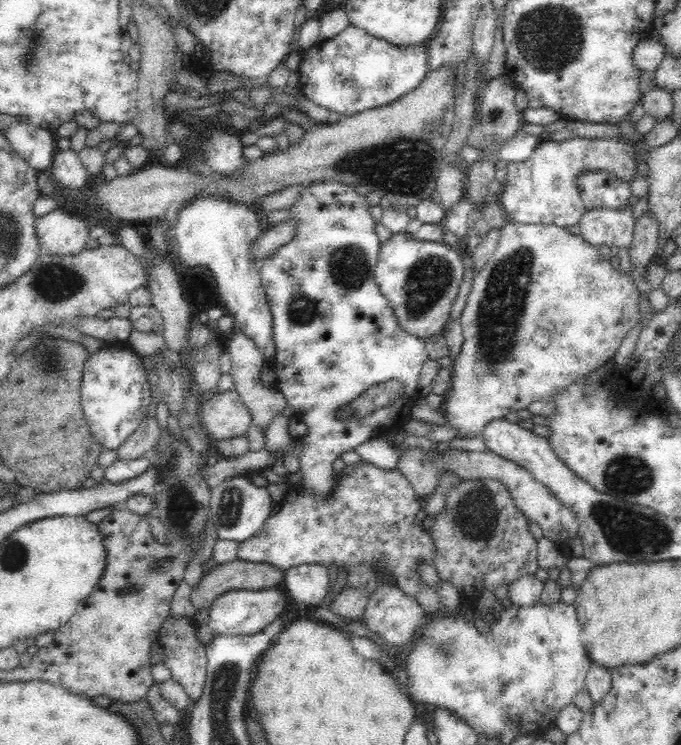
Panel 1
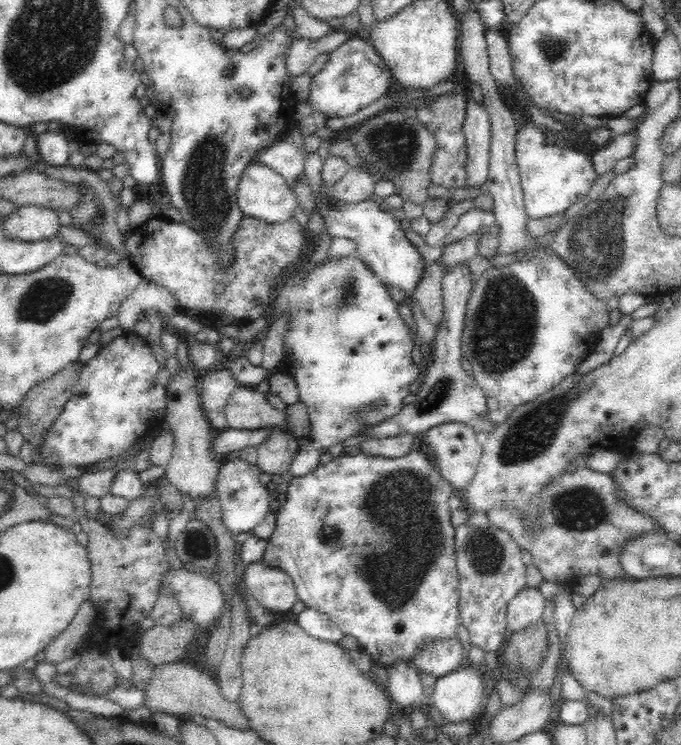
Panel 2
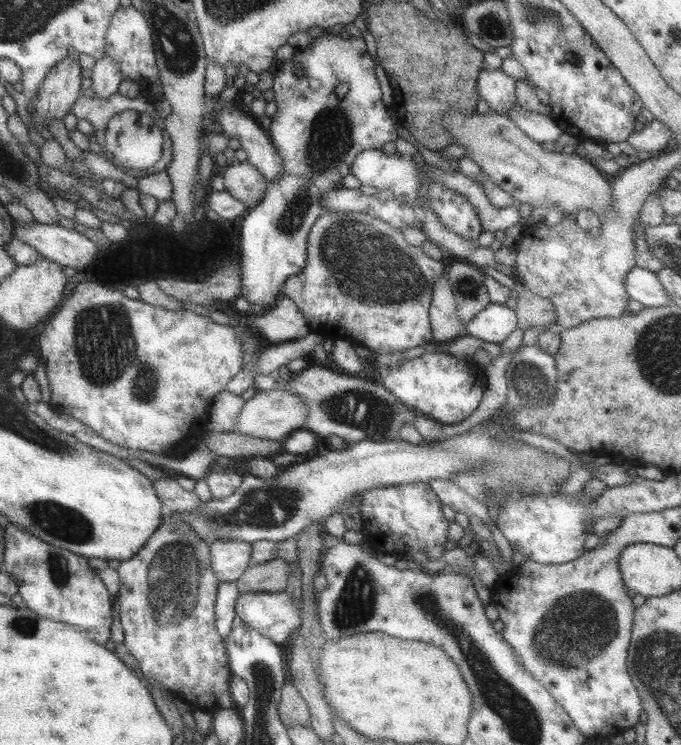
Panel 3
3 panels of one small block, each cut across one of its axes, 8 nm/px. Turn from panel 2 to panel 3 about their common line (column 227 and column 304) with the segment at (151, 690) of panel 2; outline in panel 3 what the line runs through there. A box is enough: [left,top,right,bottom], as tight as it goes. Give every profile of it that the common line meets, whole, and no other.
[277,678,310,728]

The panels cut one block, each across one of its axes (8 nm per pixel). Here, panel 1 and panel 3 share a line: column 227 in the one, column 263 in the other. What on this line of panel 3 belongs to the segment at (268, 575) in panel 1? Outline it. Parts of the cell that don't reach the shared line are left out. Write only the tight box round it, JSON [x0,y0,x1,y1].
[234,557,289,594]

